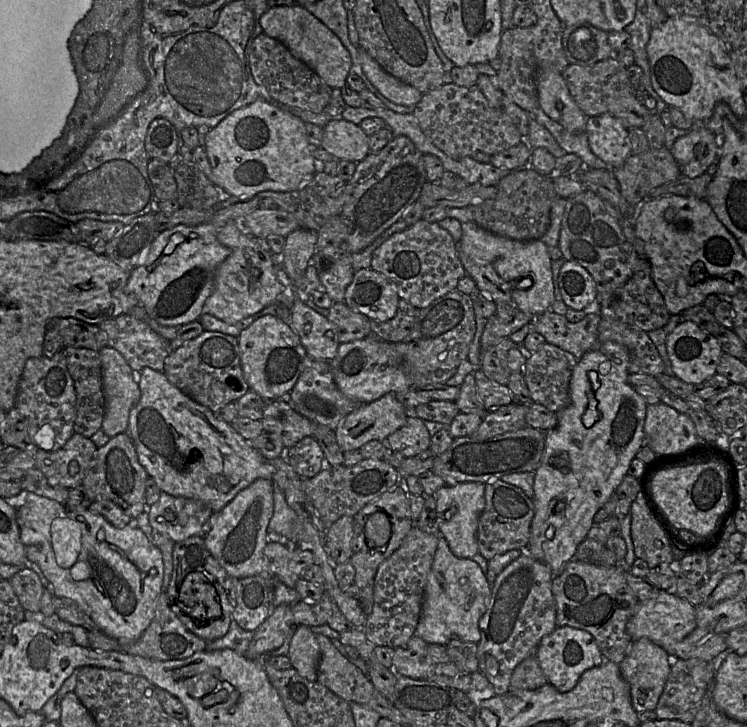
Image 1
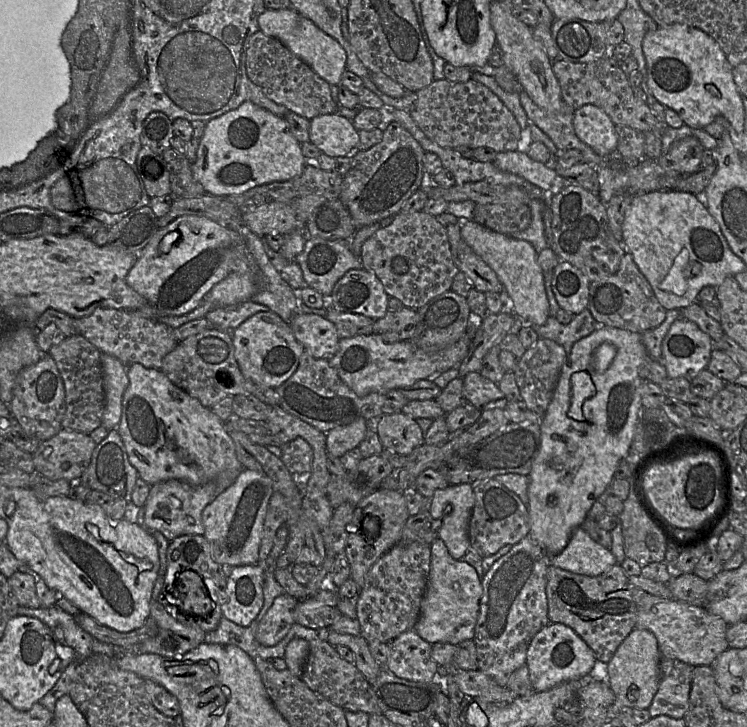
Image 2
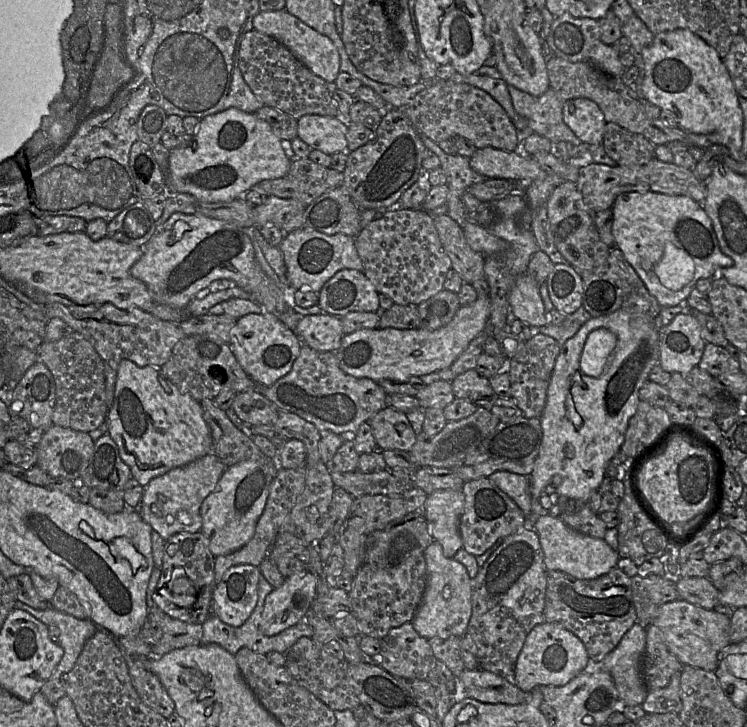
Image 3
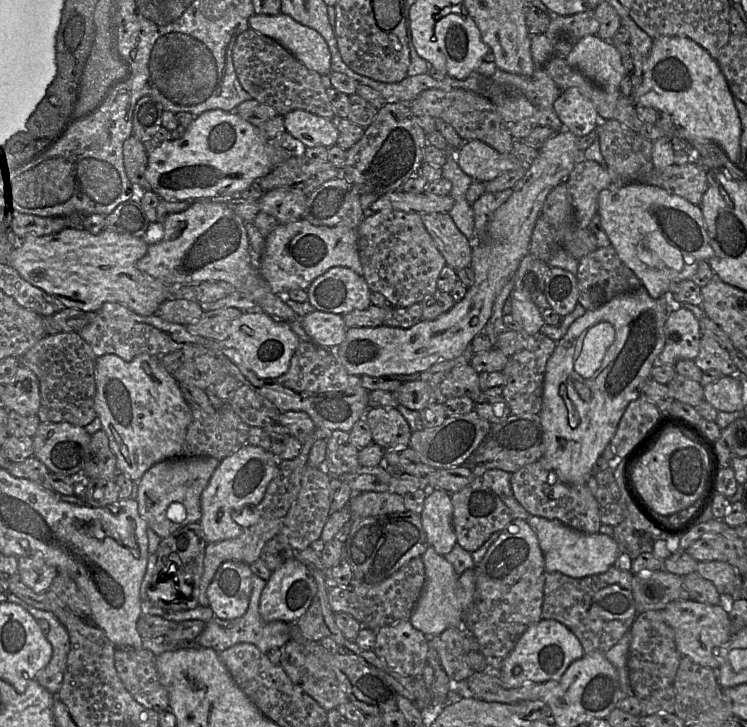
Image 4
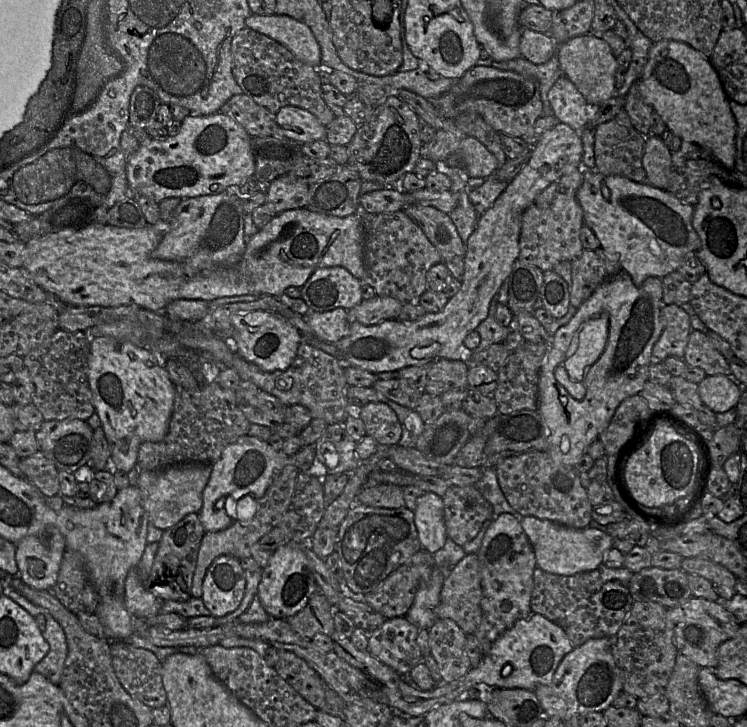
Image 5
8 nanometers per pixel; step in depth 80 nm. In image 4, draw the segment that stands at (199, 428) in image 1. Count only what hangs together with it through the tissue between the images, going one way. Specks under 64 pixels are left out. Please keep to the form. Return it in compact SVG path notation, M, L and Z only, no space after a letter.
M105 354L96 361L96 413L116 457L118 471L126 474L133 482L138 482L152 465L181 456L185 433L192 419L179 384L163 367L160 358L139 354L131 361L125 361L117 355Z

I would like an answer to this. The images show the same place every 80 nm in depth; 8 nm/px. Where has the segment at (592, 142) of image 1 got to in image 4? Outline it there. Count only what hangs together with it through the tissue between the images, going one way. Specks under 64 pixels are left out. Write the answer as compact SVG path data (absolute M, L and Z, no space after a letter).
M576 88L563 90L554 102L554 110L565 129L578 138L588 135L600 123L592 101Z

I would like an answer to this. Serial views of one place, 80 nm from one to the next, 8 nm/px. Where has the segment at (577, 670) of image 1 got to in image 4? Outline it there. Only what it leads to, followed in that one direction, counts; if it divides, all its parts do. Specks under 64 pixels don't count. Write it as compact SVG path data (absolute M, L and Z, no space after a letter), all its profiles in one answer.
M541 619L531 624L520 636L515 647L503 662L499 679L504 688L520 688L527 683L558 682L568 667L585 655L579 639L566 626Z

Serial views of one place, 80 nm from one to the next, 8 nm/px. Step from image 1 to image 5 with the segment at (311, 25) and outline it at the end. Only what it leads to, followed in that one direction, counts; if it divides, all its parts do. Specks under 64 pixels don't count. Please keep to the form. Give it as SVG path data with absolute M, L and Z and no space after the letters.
M251 14L246 18L245 26L284 45L302 62L320 67L320 46L306 24L286 15Z

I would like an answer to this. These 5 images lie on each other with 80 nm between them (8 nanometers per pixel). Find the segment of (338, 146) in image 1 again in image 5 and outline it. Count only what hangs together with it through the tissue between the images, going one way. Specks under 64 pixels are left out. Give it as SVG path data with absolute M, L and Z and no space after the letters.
M285 106L275 113L275 120L292 140L300 144L325 139L326 127L302 108Z

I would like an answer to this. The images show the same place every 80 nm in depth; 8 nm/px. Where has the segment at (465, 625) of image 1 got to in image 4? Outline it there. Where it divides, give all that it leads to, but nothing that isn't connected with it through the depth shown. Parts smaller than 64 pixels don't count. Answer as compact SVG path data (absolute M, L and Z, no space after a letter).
M430 545L421 558L425 566L425 584L408 620L426 636L438 635L452 627L464 627L464 611L456 593L459 575L453 565Z

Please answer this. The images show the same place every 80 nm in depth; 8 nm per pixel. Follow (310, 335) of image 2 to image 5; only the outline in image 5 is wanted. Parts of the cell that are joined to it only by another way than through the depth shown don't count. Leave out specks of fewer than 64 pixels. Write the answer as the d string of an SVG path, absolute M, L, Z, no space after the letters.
M335 308L324 312L310 311L305 319L318 339L335 344L349 335L350 323L347 319L347 310Z

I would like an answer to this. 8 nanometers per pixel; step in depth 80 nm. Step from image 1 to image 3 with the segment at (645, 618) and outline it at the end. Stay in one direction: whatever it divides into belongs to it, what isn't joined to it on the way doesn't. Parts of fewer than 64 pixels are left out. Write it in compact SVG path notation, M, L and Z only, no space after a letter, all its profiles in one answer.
M677 599L661 605L651 624L660 629L669 651L683 665L716 671L719 654L730 644L730 614L725 609L705 609Z

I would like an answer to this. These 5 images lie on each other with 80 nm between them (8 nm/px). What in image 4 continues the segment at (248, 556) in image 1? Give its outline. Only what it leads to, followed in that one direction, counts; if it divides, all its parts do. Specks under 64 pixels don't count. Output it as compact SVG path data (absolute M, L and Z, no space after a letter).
M250 444L220 460L200 498L199 523L208 543L236 538L242 533L244 528L233 521L232 512L254 507L263 499L278 464L279 460L271 451Z

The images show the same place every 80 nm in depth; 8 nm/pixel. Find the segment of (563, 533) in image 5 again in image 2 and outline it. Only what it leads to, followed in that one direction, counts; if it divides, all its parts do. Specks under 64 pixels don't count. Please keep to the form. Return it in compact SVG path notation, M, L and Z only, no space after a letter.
M580 527L573 532L567 546L548 559L549 565L585 576L599 576L618 564L608 548L597 543Z

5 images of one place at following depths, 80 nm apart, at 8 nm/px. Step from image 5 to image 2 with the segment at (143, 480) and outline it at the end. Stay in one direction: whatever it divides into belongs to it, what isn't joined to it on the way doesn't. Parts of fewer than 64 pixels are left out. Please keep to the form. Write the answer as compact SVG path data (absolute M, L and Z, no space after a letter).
M167 480L151 485L143 507L144 527L161 532L169 541L181 535L204 535L202 511L221 492L214 480L198 486L179 480Z

